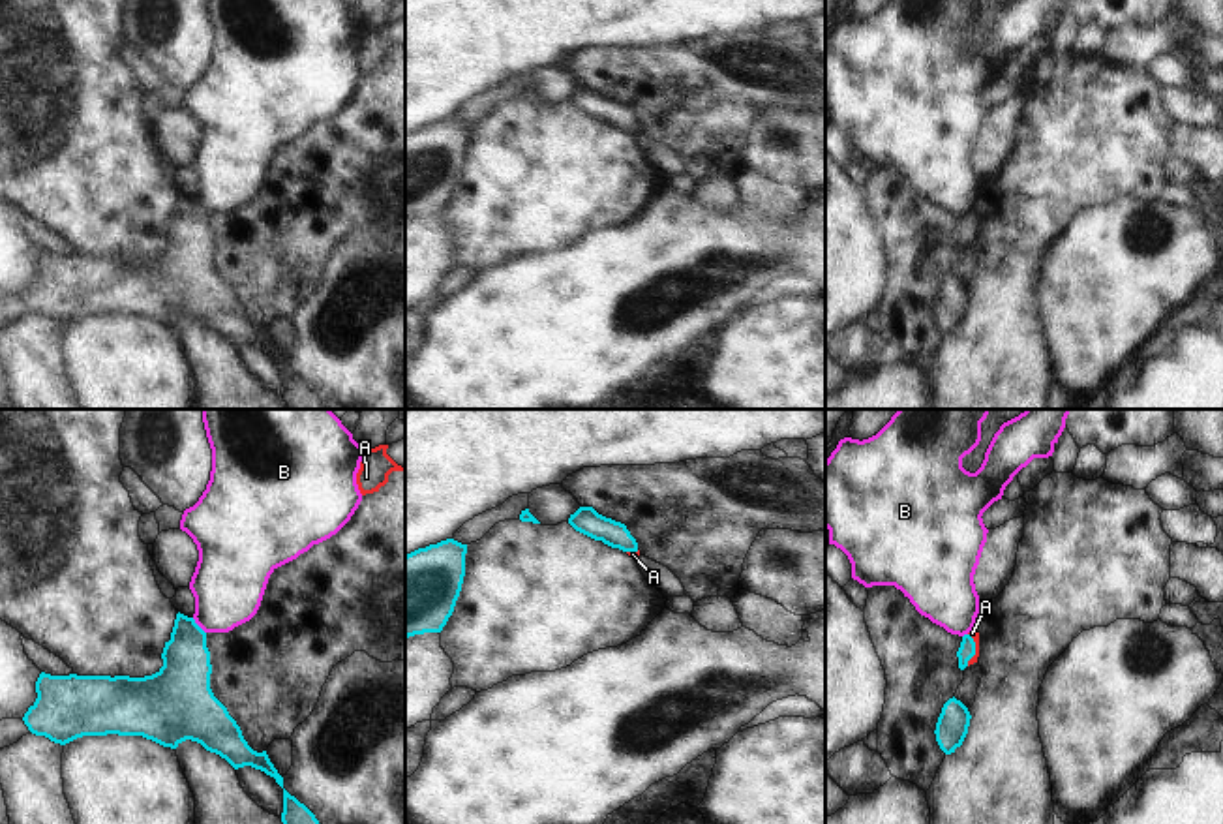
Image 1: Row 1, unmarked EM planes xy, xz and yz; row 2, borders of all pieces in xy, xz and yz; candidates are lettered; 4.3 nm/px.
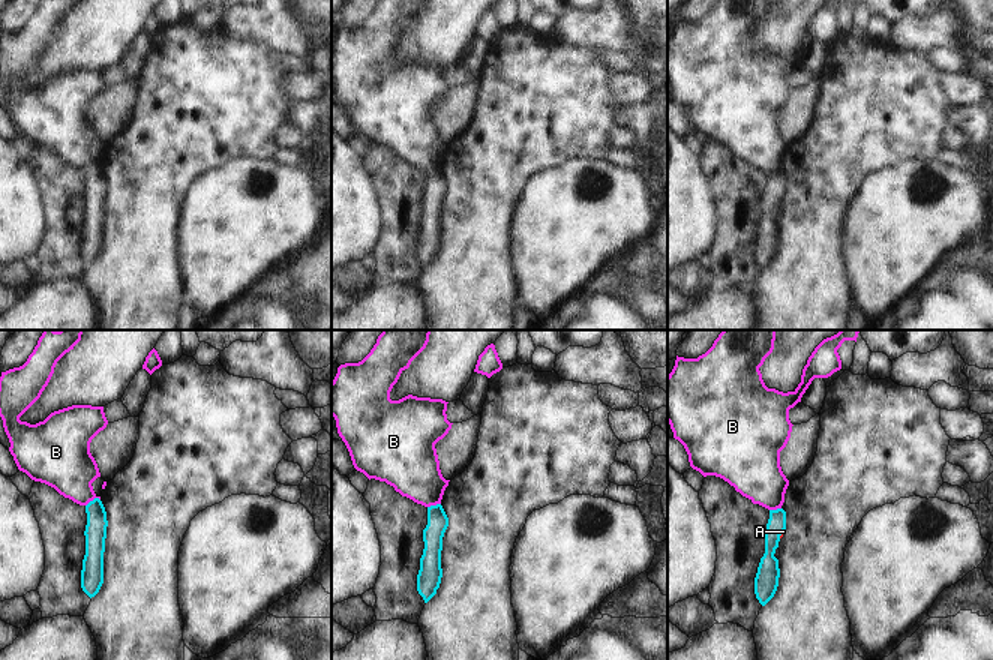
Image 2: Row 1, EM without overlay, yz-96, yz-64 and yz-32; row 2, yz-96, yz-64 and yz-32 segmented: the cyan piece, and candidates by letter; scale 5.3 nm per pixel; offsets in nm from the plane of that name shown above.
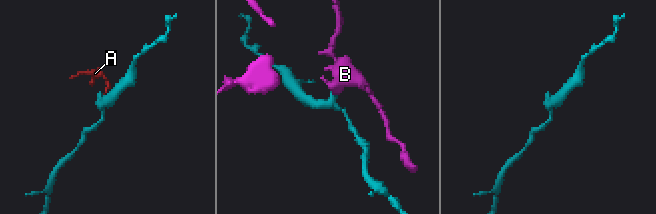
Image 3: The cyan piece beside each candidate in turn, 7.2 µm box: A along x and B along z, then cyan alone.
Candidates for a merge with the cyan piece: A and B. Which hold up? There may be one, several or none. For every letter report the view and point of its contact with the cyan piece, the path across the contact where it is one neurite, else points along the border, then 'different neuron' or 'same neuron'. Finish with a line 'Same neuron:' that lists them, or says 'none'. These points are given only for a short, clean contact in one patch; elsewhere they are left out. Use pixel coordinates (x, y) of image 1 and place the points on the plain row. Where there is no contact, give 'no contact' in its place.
A: yz (974, 229) | across yz (966, 229), (974, 229), (972, 213) | same neuron
B: xy (197, 205) | along xy (192, 198), (205, 213) | different neuron
Same neuron: A

